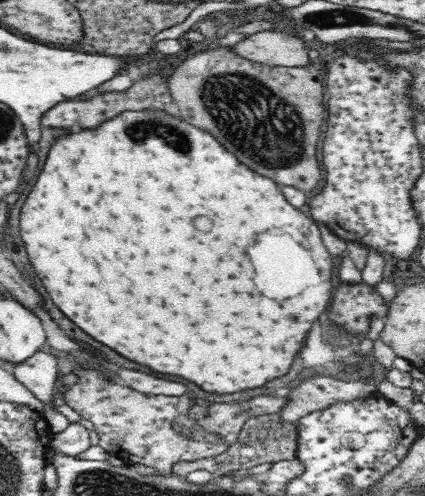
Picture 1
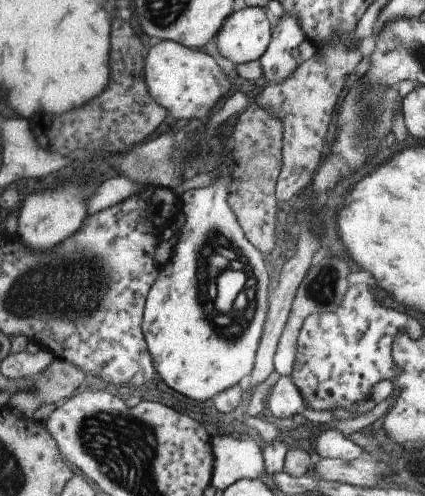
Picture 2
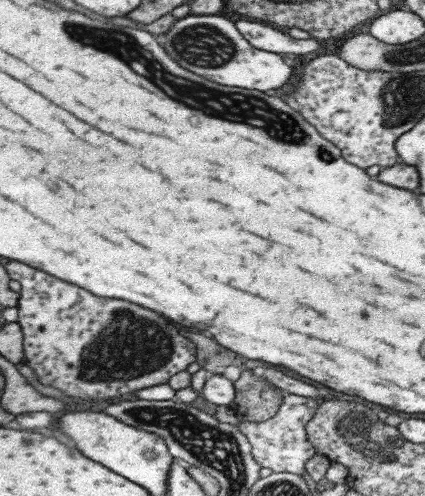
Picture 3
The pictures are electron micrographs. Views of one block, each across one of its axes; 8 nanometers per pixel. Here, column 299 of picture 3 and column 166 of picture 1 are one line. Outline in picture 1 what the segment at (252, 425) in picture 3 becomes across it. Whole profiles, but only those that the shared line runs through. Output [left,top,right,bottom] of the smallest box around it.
[60,370,230,476]

